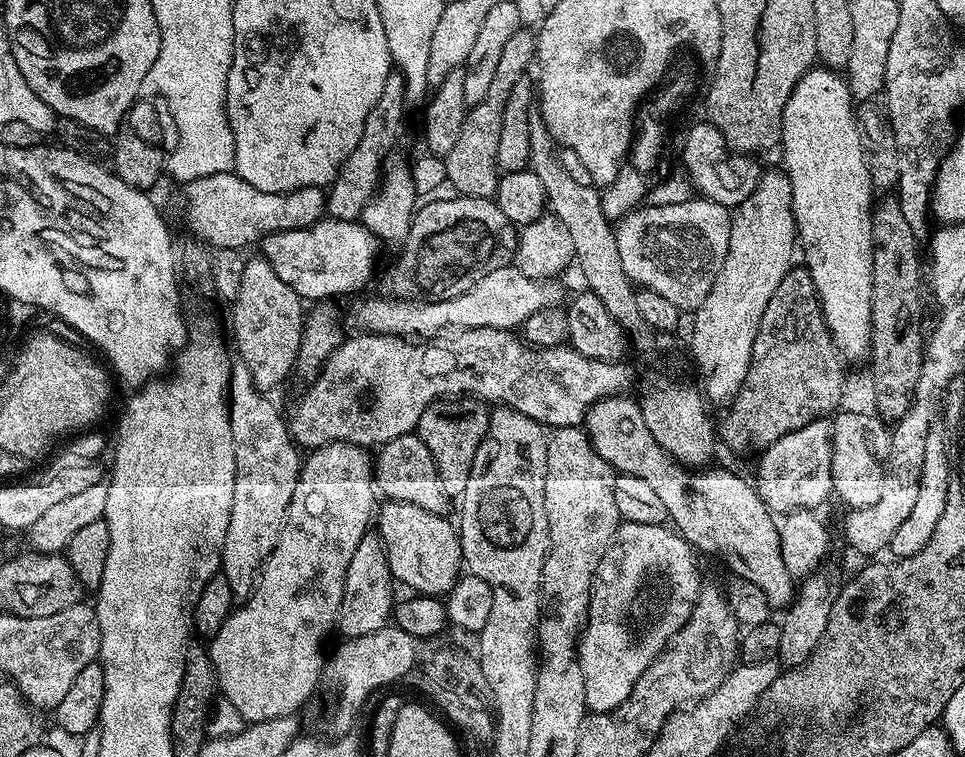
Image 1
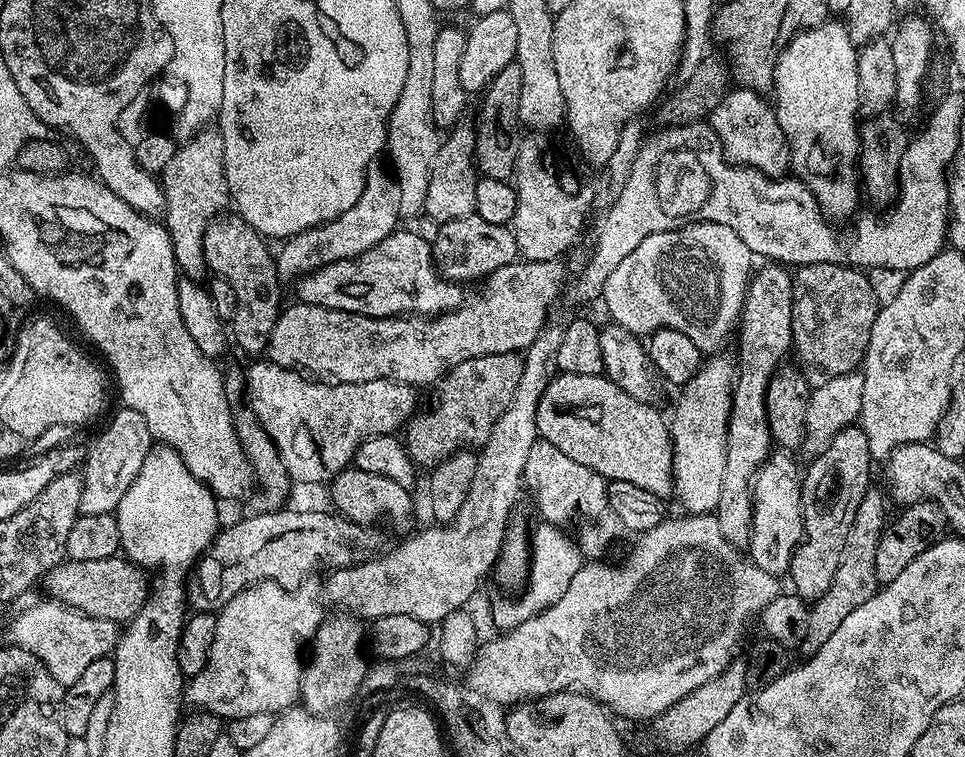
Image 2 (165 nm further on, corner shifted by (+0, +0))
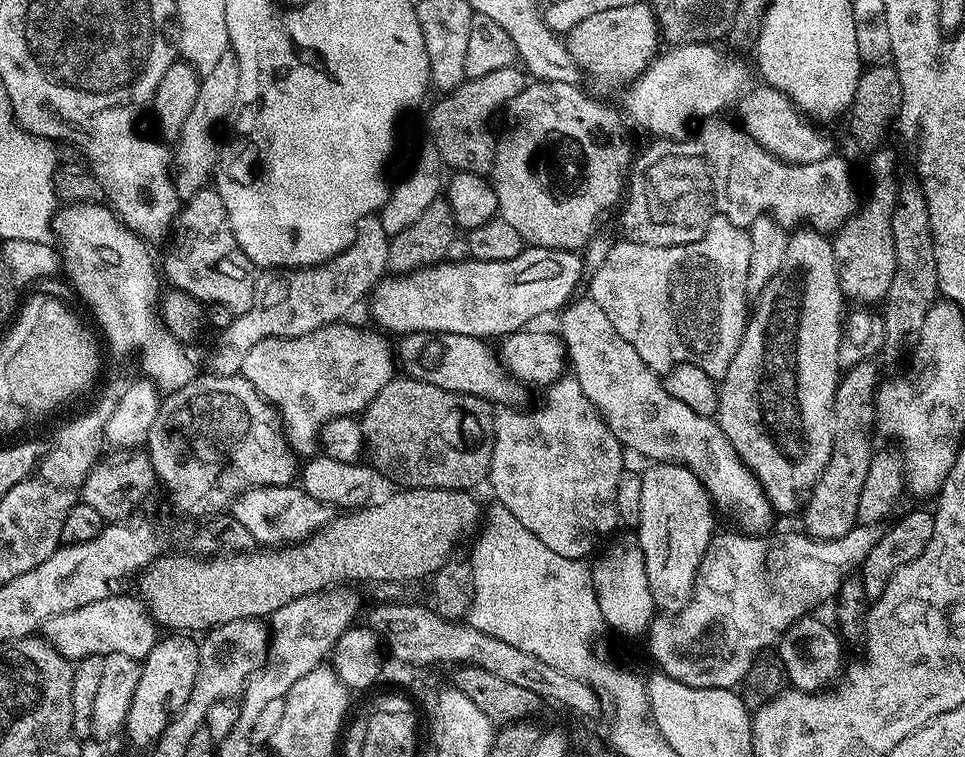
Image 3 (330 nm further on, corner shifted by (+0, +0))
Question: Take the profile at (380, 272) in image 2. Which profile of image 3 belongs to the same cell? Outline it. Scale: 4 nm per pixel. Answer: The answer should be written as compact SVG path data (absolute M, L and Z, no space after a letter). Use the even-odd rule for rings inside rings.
M525 247L523 252L518 254L518 258L513 260L473 260L471 258L463 258L457 264L448 264L449 262L441 262L431 265L427 268L418 268L414 272L405 272L403 274L392 274L380 281L370 293L370 301L372 300L372 316L381 324L381 329L389 328L392 332L400 332L399 334L407 334L409 332L449 332L450 334L466 334L467 336L478 336L481 338L492 338L488 336L497 336L503 338L510 335L511 332L518 332L529 327L531 320L536 320L539 316L544 316L547 312L559 313L573 299L572 291L580 284L580 275L586 272L584 261L576 252L567 252L566 250L558 250L557 248L534 248Z

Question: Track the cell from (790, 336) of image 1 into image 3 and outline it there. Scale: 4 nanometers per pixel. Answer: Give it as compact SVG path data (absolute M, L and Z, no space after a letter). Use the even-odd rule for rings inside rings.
M876 150L871 153L868 168L872 171L872 200L864 203L831 237L836 267L840 269L840 289L845 297L857 300L860 306L876 306L885 299L895 268L894 238L891 218L897 201L898 167L892 152Z

